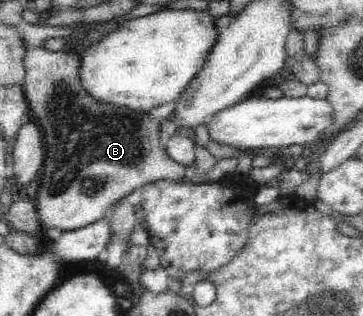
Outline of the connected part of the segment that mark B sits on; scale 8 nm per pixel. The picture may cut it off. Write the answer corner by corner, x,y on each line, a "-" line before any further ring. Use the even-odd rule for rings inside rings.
26,41
26,57
25,57
25,78
22,81
22,88
25,93
25,98
28,102
28,109
32,109
32,113
36,115
38,123
40,123
40,129
44,131
44,137
46,137
45,149
45,162
44,162
44,177
40,177
38,196
35,201
39,222
41,223
43,230
48,230
50,227
56,227
62,231
70,231
74,229
80,229
86,227
86,225
94,223
102,218
104,214
110,214
112,206
120,201
123,197
130,195
130,191
140,191
140,187
144,187
146,184
152,183
156,180
180,180
184,176
189,175
188,169
184,165
180,165
169,157
168,150
164,151
160,147
160,127
156,123
150,121
148,113
134,113
134,109
129,109
129,106
110,105
109,103
102,103
97,101
96,97
92,97
88,90
86,90
81,81
81,61
80,55
76,55
75,51
48,51
44,48
34,48
-
84,179
96,179
96,181
108,181
108,183
88,183
88,187
84,185

